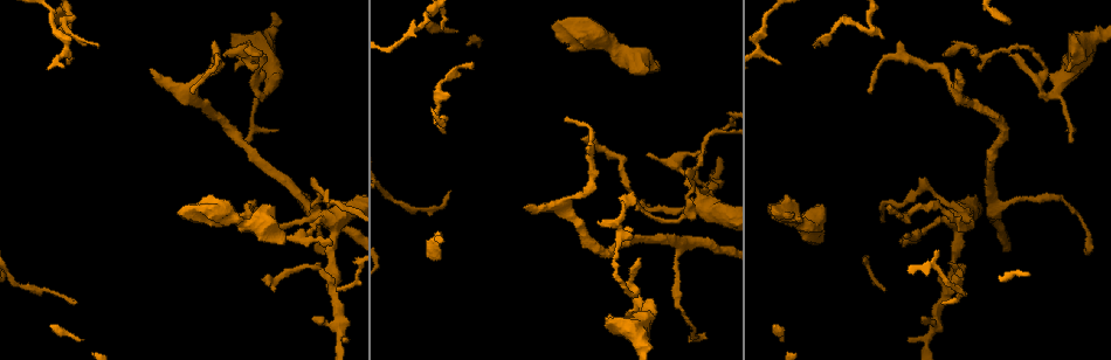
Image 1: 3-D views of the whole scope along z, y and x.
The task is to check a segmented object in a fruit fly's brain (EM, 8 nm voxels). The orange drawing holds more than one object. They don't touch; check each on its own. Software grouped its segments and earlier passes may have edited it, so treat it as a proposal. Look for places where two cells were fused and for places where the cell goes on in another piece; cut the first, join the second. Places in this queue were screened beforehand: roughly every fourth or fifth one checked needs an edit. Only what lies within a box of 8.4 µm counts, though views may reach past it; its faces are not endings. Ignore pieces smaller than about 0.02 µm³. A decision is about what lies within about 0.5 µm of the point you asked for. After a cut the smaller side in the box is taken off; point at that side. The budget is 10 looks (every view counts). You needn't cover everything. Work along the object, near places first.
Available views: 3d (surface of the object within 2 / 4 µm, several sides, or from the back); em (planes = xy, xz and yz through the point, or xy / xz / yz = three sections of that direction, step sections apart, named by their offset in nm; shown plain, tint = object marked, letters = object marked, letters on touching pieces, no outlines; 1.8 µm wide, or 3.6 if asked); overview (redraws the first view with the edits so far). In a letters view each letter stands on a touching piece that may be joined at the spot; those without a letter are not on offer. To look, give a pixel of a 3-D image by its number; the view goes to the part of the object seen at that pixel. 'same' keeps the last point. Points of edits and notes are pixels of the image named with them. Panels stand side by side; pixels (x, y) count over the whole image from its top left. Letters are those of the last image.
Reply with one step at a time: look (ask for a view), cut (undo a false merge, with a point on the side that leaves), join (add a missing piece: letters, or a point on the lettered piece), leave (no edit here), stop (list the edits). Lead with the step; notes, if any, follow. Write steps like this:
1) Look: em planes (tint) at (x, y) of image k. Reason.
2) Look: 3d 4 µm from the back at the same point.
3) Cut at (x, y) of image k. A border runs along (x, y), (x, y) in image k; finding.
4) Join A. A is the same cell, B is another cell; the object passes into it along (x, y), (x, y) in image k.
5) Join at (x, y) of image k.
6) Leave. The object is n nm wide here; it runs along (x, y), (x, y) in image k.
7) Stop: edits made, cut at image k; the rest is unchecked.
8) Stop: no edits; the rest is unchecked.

Look: em xz step 4 (plain) at (644, 199) of image 1. Thin end.

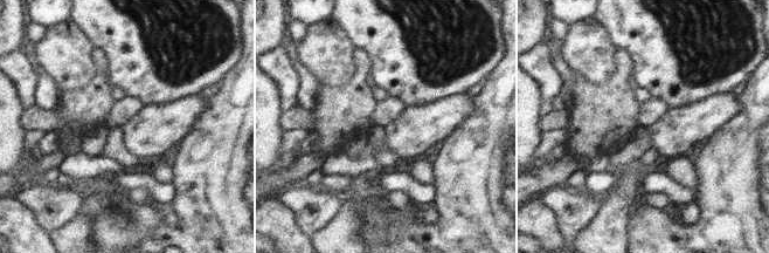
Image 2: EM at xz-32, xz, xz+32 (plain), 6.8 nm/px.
Look: em xz step 4 (tint) at the same point.

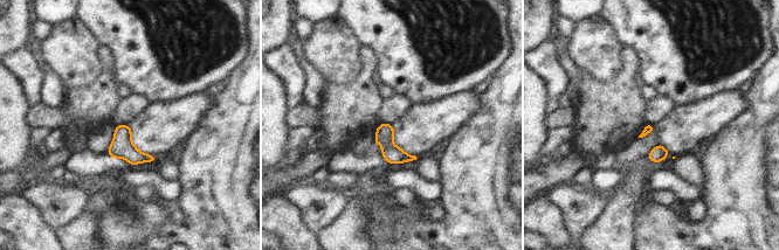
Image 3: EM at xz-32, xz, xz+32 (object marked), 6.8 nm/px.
Look: em xz step 4 (letters) at the same point. See the neighbours.

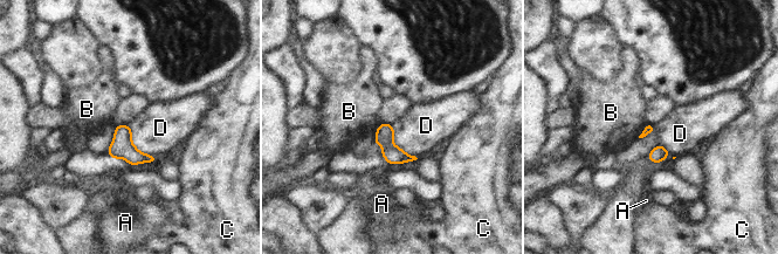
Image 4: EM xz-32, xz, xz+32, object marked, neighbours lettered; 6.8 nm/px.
Leave. The longest contact is with D, 300 nm; A, B, C and D are other cells; no lettered piece goes on from it.

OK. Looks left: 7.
Look: 3d 4 µm at (870, 94) of image 1. Thin end.

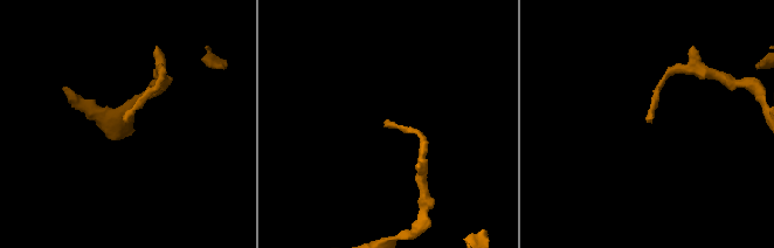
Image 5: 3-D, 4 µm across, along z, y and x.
Look: em yz step 4 (letters) at (124, 122) of image 5.

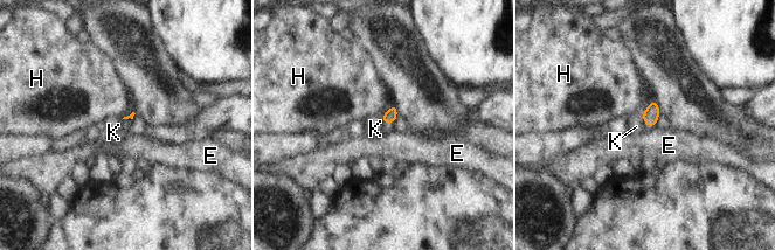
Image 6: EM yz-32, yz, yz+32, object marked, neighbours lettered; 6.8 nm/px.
Leave. E, H and K are other cells; none of them fits.

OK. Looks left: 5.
Look: 3d 4 µm at (1069, 34) of image 1. Free end.

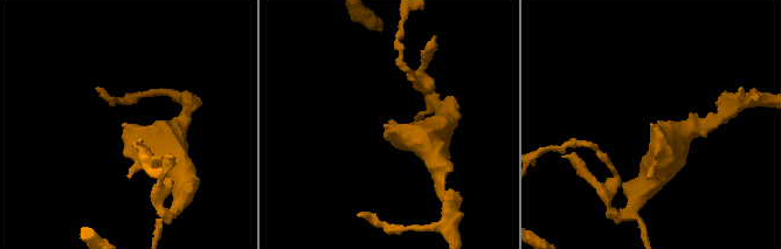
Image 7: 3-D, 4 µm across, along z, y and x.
Look: em planes (letters) at (124, 123) of image 7.

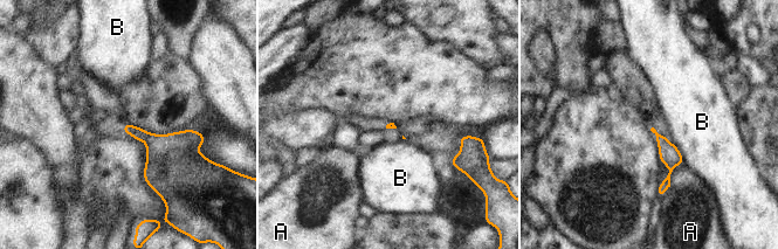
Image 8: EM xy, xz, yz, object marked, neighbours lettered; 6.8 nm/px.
Leave. The longest contact is with A, 300 nm; A and B are other cells; no lettered piece goes on from it.

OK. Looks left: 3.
Look: em planes (plain) at (775, 210) of image 1. Stops while still wide.

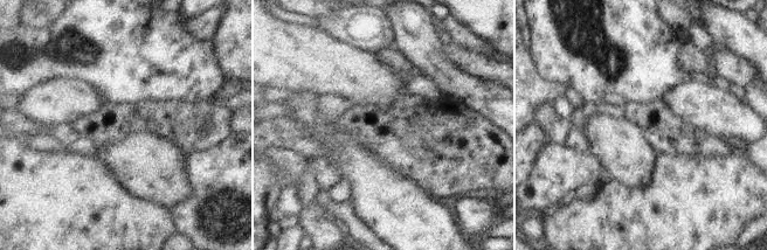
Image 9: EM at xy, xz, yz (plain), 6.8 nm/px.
Look: em planes (letters) at the same point.

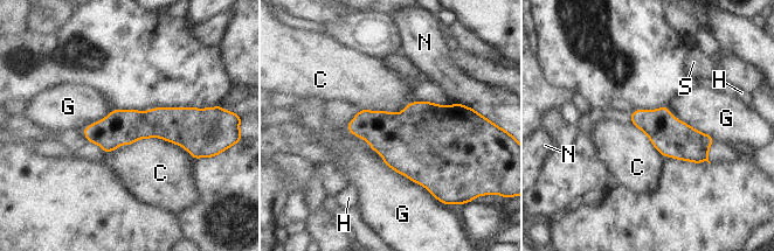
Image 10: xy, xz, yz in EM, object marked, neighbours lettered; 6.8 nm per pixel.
Leave. C, G, H, N and S are other cells; it runs along (199, 121), (87, 132) in image 10; none of them fits.

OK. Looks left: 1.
Stop: no edits; the rest is unchecked.

